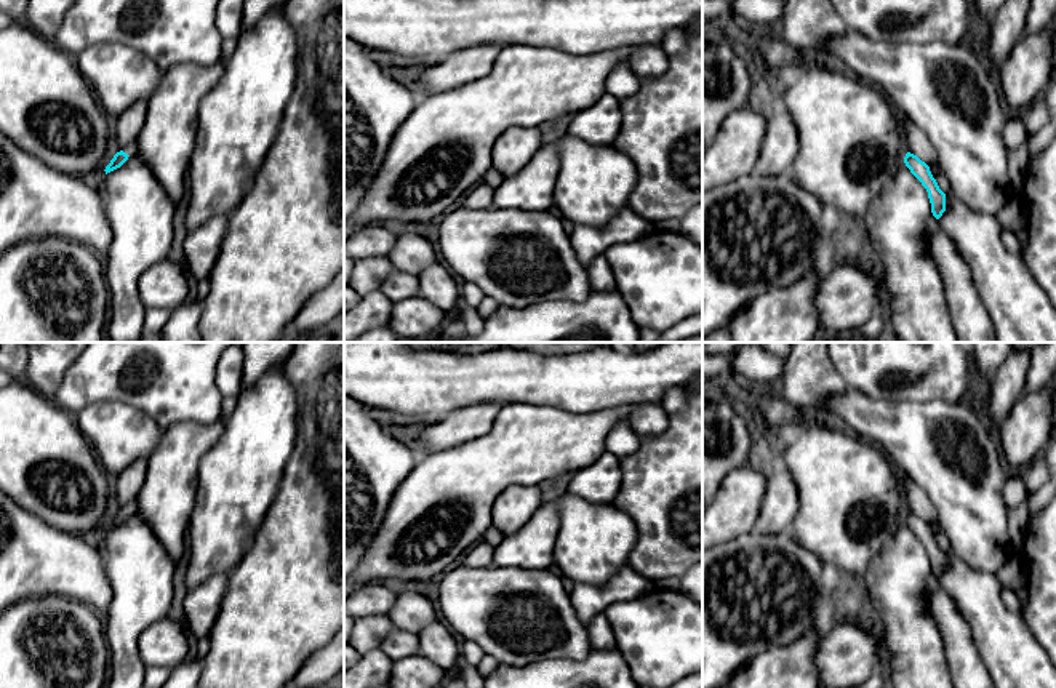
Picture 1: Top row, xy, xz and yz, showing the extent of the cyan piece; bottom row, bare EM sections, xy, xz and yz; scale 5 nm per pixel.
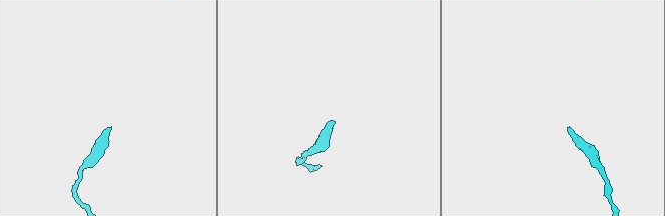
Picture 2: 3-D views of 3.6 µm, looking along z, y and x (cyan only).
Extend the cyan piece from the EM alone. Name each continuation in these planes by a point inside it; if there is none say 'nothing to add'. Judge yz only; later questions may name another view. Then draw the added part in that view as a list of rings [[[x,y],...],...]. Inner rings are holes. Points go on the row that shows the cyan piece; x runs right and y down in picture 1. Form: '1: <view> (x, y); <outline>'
nothing to add

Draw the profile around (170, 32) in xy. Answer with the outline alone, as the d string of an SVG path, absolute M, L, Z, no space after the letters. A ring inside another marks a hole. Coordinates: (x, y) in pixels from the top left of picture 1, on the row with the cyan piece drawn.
M77 0L54 43L77 58L96 43L122 43L144 53L163 72L178 64L221 59L219 0Z

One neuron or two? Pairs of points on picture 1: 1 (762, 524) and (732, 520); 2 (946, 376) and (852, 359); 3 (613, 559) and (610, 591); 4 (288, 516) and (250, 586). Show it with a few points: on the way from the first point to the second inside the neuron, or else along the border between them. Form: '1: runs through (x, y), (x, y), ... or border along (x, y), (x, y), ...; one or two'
1: border along (765, 487), (760, 514), (752, 528); two
2: runs through (922, 359), (876, 359); one
3: border along (628, 567), (602, 584), (575, 584); two
4: runs through (288, 533), (288, 548), (268, 568); one

